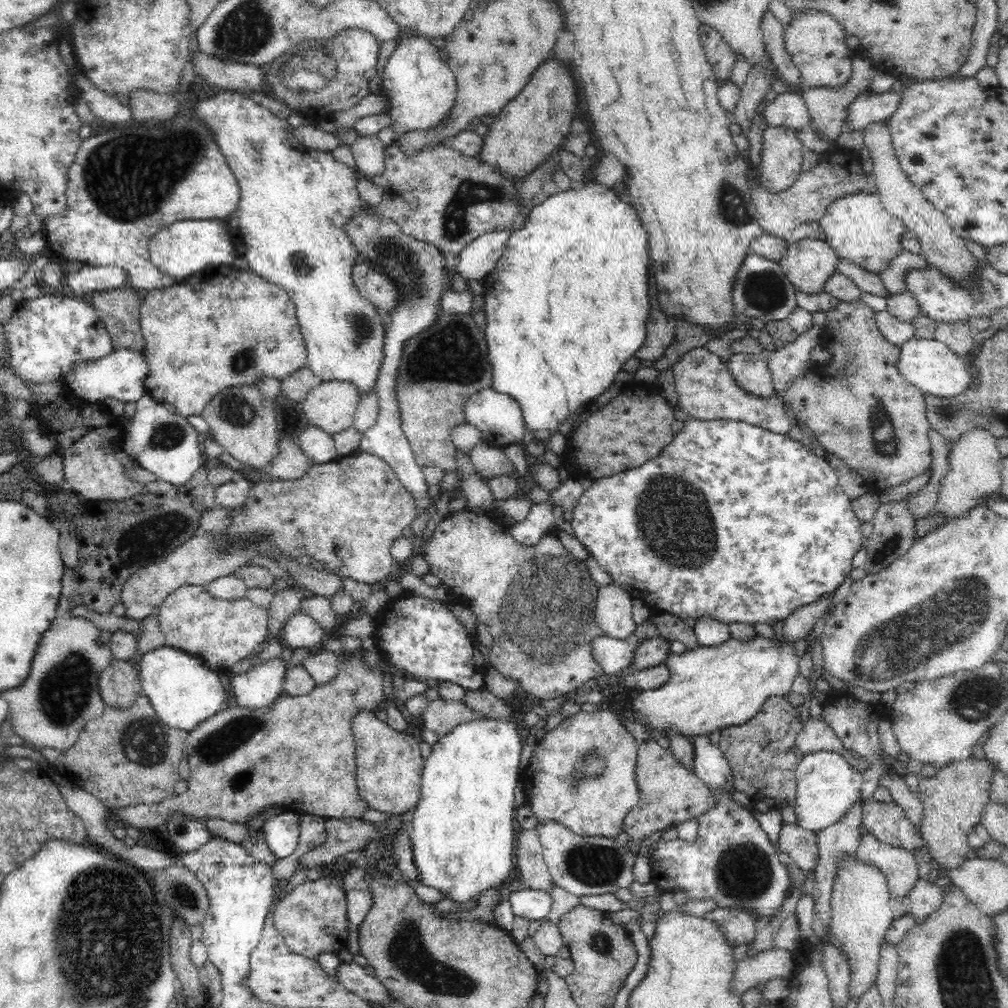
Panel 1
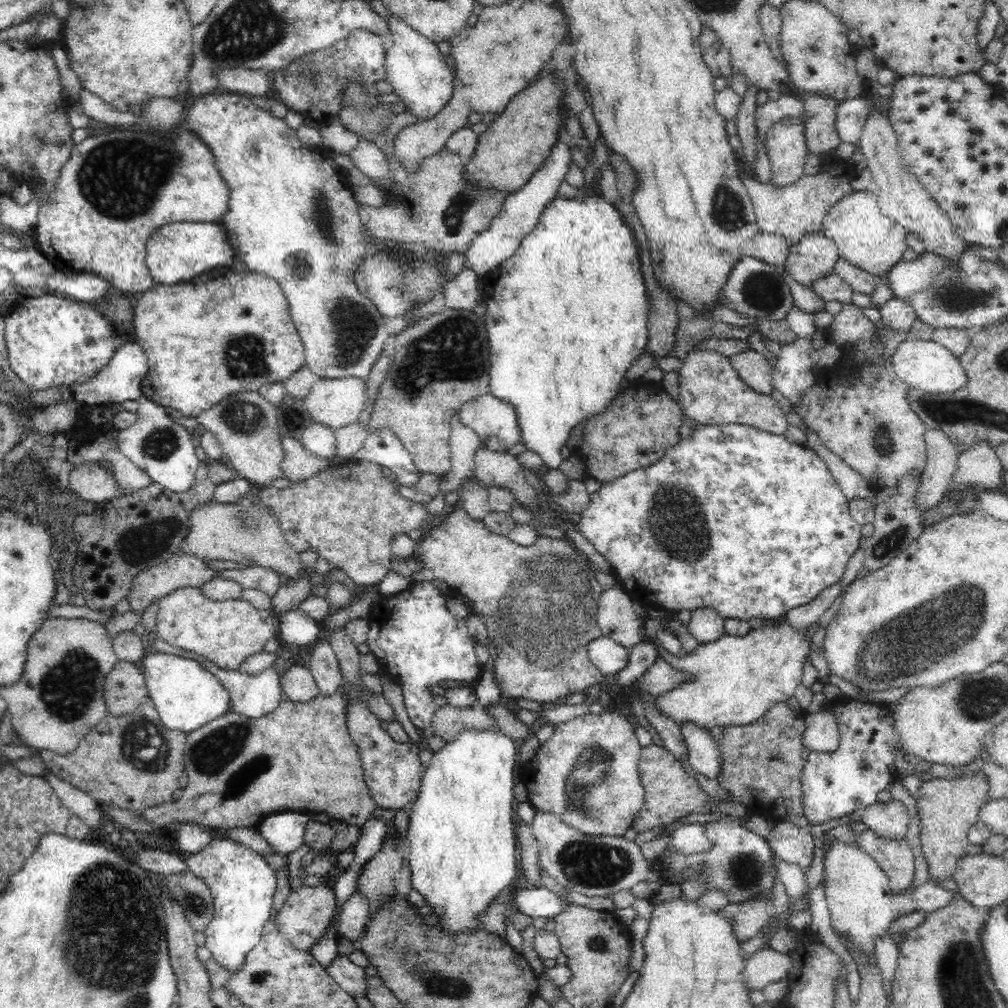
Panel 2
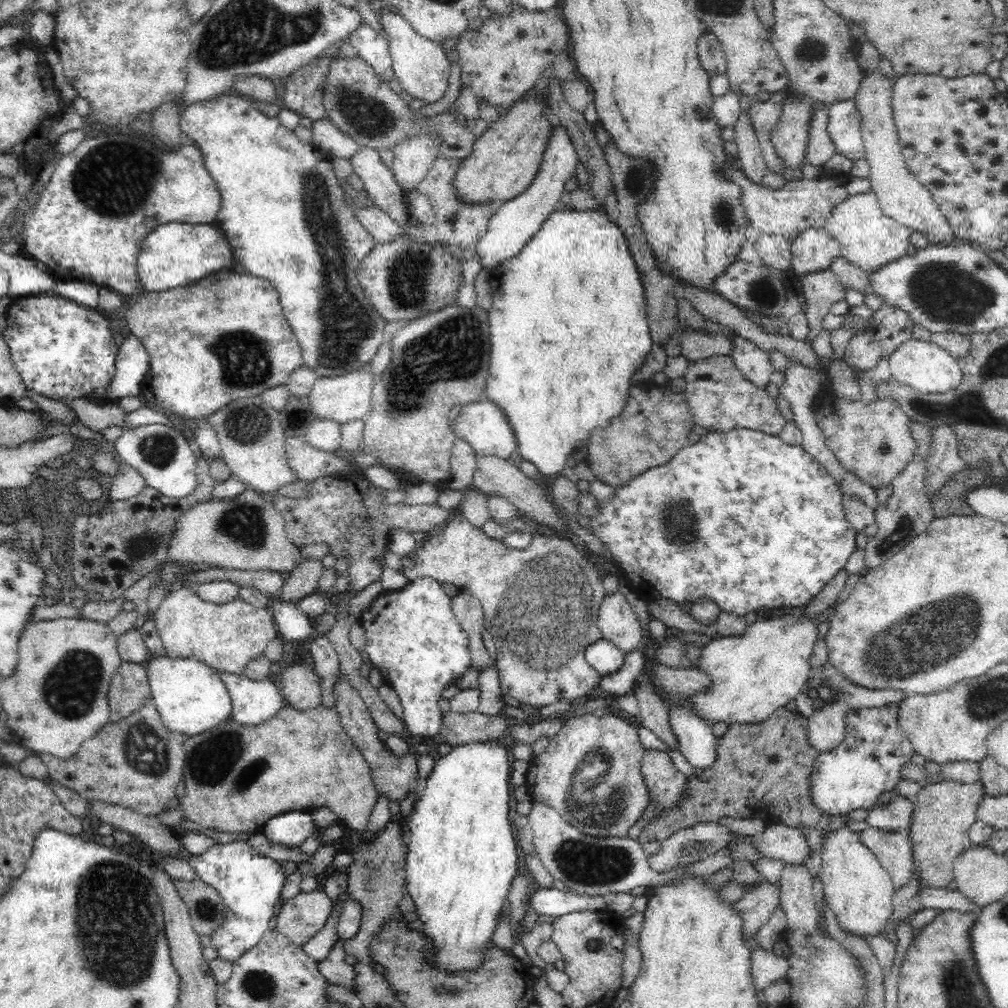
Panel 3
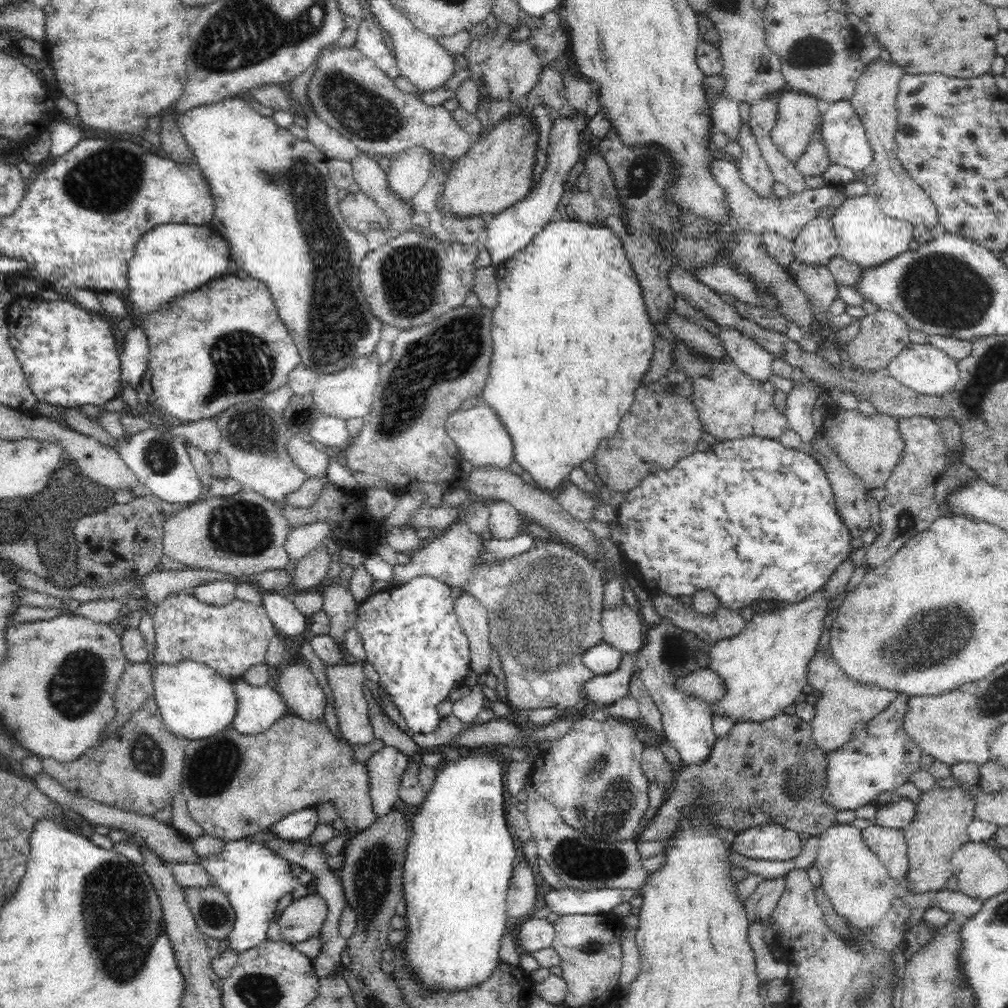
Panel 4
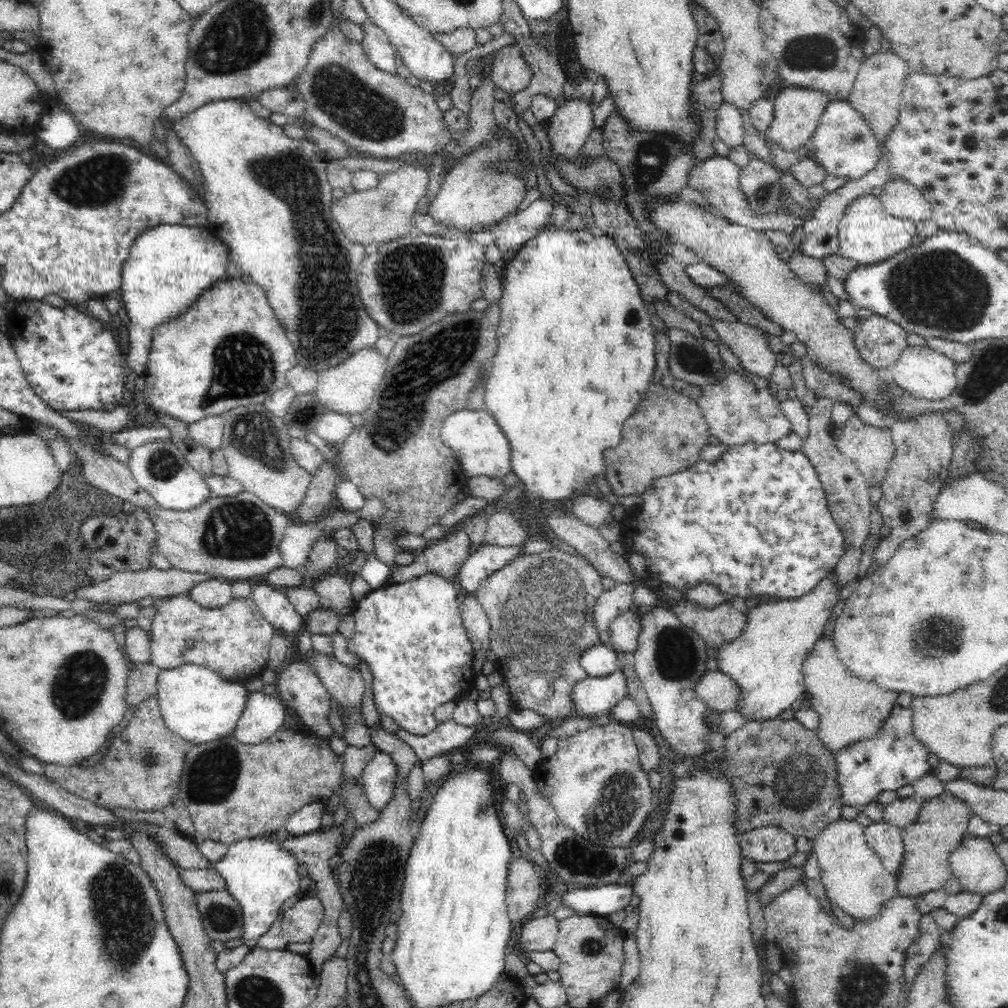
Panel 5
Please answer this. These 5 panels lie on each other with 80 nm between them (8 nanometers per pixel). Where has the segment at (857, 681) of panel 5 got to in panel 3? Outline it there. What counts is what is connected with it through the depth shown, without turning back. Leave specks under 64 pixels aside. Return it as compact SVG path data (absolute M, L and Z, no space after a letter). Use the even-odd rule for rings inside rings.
M829 661L820 665L818 670L822 681L820 686L829 688L834 694L833 698L822 705L822 708L815 710L812 718L807 719L807 737L810 745L817 753L829 752L842 744L842 741L846 738L846 724L848 724L850 714L858 714L860 710L878 710L886 705L901 702L906 697L902 690L868 689L853 684L839 670L836 670Z

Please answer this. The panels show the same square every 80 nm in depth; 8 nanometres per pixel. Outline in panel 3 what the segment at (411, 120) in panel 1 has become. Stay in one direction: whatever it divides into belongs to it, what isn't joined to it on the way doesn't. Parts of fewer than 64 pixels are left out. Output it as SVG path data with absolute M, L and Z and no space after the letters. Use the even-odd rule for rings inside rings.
M382 8L378 13L379 22L390 37L389 51L392 57L392 68L395 78L398 78L402 88L406 90L407 97L420 98L427 102L440 100L446 90L450 76L450 60L445 55L446 51L440 43L424 38L418 34L412 25L394 10Z

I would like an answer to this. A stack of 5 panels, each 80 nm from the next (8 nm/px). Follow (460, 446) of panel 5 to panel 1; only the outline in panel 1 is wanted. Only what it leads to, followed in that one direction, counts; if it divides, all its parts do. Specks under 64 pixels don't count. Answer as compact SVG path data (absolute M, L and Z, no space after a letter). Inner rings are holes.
M492 387L474 393L466 402L464 422L476 427L481 432L482 440L500 449L511 444L518 444L526 434L526 425L522 419L522 411L518 403L506 394L494 392Z

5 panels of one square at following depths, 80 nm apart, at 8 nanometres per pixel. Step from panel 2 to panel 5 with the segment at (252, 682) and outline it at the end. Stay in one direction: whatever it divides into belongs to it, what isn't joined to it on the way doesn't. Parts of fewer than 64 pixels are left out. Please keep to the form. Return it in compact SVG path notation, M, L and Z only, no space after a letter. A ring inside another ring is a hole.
M262 692L249 694L248 704L240 716L233 737L244 746L258 746L284 727L286 710L278 696L272 698Z

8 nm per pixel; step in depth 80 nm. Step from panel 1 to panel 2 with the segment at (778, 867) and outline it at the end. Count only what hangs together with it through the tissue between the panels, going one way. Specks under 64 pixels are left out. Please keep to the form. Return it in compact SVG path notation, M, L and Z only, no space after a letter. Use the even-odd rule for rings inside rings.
M690 721L678 724L680 733L682 733L682 740L685 742L687 760L690 766L696 772L714 780L718 776L721 765L721 755L717 742L704 727ZM730 816L724 822L708 822L706 836L713 842L713 847L705 853L689 857L674 853L665 858L660 871L663 874L672 874L676 870L684 870L684 868L692 870L692 868L700 868L700 864L705 864L707 869L697 876L698 880L700 882L706 880L714 890L723 890L729 902L734 904L756 898L758 894L771 892L774 884L774 873L770 871L774 857L772 851L763 837L743 828L741 821L740 818Z

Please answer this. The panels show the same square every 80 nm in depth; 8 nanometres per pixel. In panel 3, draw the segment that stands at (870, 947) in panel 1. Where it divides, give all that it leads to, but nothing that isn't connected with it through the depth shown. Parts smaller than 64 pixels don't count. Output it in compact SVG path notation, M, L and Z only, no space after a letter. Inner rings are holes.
M848 826L828 832L821 842L821 868L819 877L823 884L823 896L837 916L839 925L854 935L876 936L893 914L893 880L882 868L880 861L864 844L858 832Z

